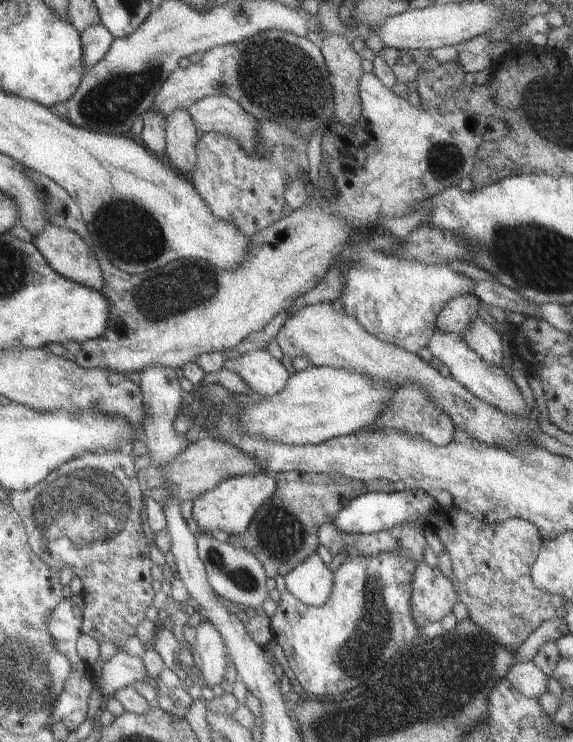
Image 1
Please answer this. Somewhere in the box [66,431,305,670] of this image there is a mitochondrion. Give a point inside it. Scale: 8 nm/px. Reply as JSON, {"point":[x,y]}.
{"point":[244,578]}

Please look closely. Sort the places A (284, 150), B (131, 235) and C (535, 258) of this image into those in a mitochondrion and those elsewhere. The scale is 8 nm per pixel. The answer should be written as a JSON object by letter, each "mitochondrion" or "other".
{"A":"mitochondrion","B":"mitochondrion","C":"mitochondrion"}

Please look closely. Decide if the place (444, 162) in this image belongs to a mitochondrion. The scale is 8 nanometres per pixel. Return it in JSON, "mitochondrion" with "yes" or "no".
{"mitochondrion":"yes"}

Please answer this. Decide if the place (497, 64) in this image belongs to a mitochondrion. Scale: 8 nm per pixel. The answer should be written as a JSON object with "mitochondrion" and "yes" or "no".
{"mitochondrion":"no"}

